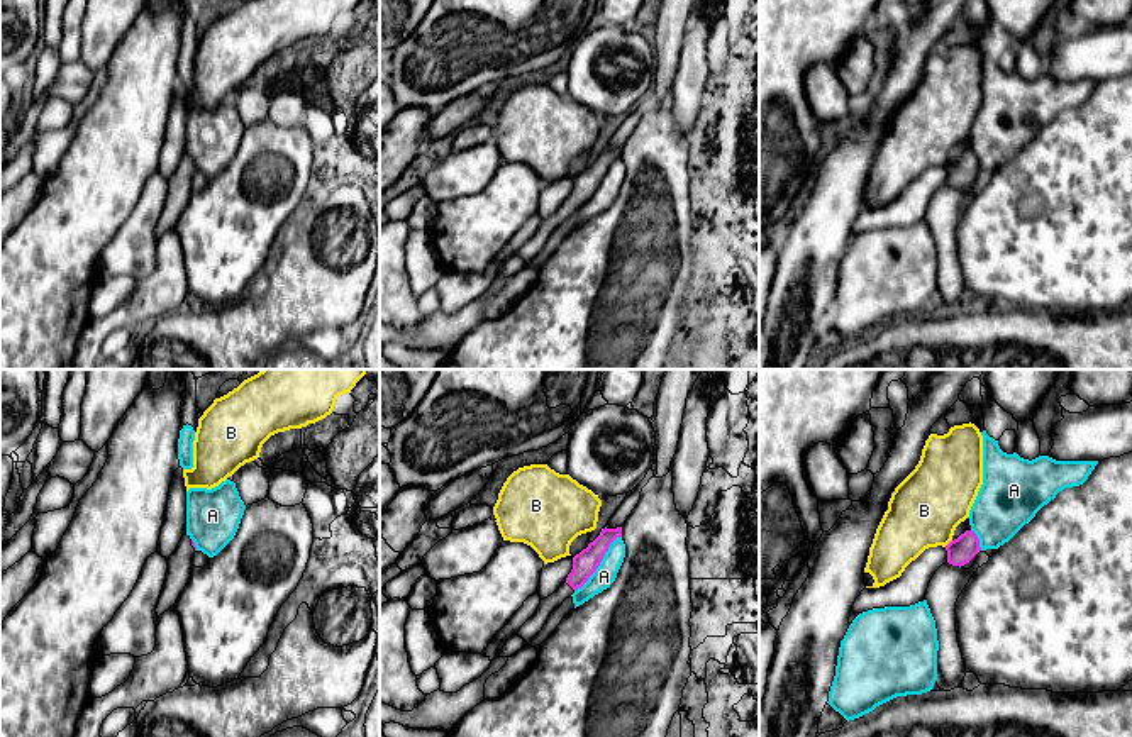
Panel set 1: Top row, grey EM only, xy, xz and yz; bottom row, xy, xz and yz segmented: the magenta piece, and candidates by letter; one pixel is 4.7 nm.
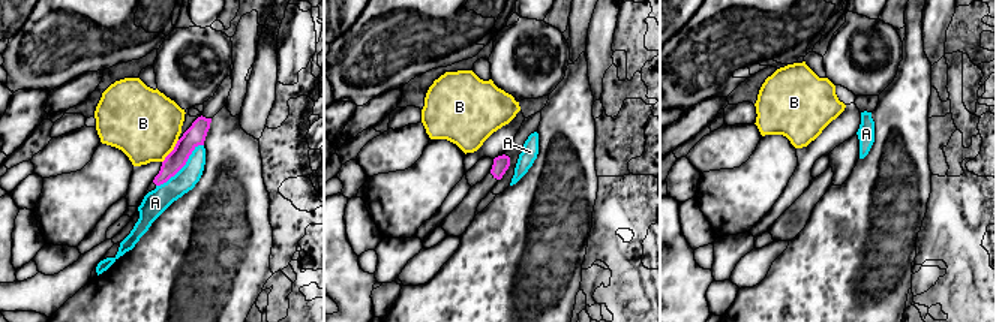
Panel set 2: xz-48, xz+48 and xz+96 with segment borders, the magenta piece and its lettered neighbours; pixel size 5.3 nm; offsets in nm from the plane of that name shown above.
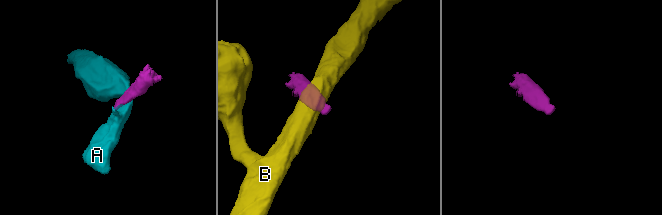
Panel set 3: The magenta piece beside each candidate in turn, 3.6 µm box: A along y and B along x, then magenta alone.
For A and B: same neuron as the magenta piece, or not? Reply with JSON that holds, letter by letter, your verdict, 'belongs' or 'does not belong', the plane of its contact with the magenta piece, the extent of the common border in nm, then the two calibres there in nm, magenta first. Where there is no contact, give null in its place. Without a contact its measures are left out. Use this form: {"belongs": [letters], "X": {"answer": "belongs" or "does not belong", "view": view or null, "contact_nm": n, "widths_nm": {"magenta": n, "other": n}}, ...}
{"belongs": [], "A": {"answer": "does not belong", "view": "xz", "contact_nm": 340, "widths_nm": {"magenta": 120, "other": 100}}, "B": {"answer": "does not belong", "view": "yz", "contact_nm": 50, "widths_nm": {"magenta": 130, "other": 340}}}

